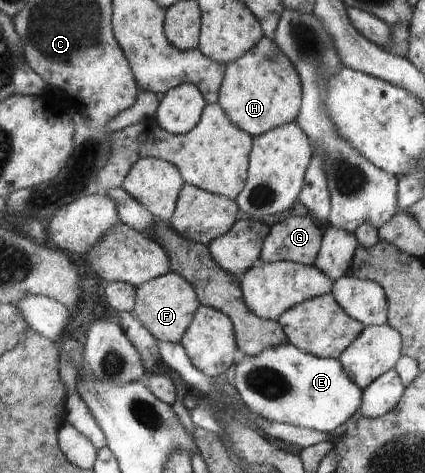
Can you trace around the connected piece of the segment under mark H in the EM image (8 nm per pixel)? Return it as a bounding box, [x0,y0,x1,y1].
[219,37,304,137]

